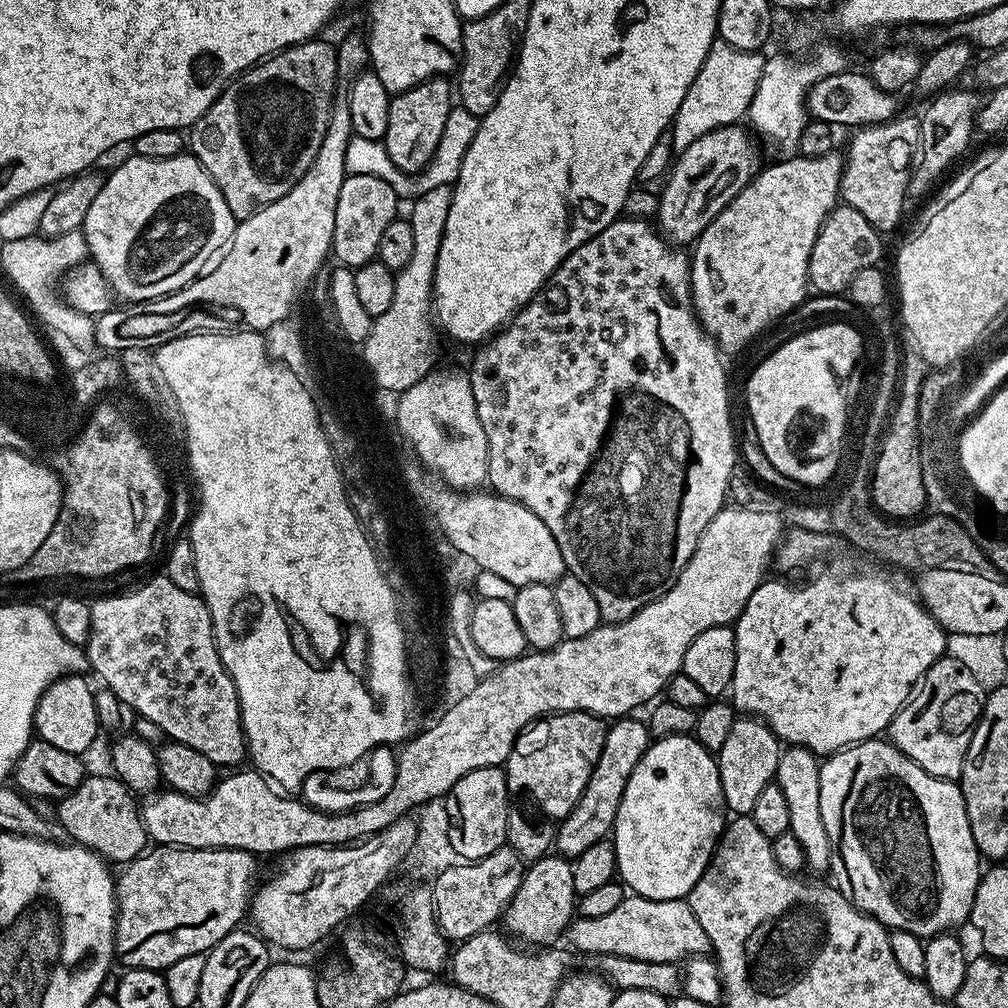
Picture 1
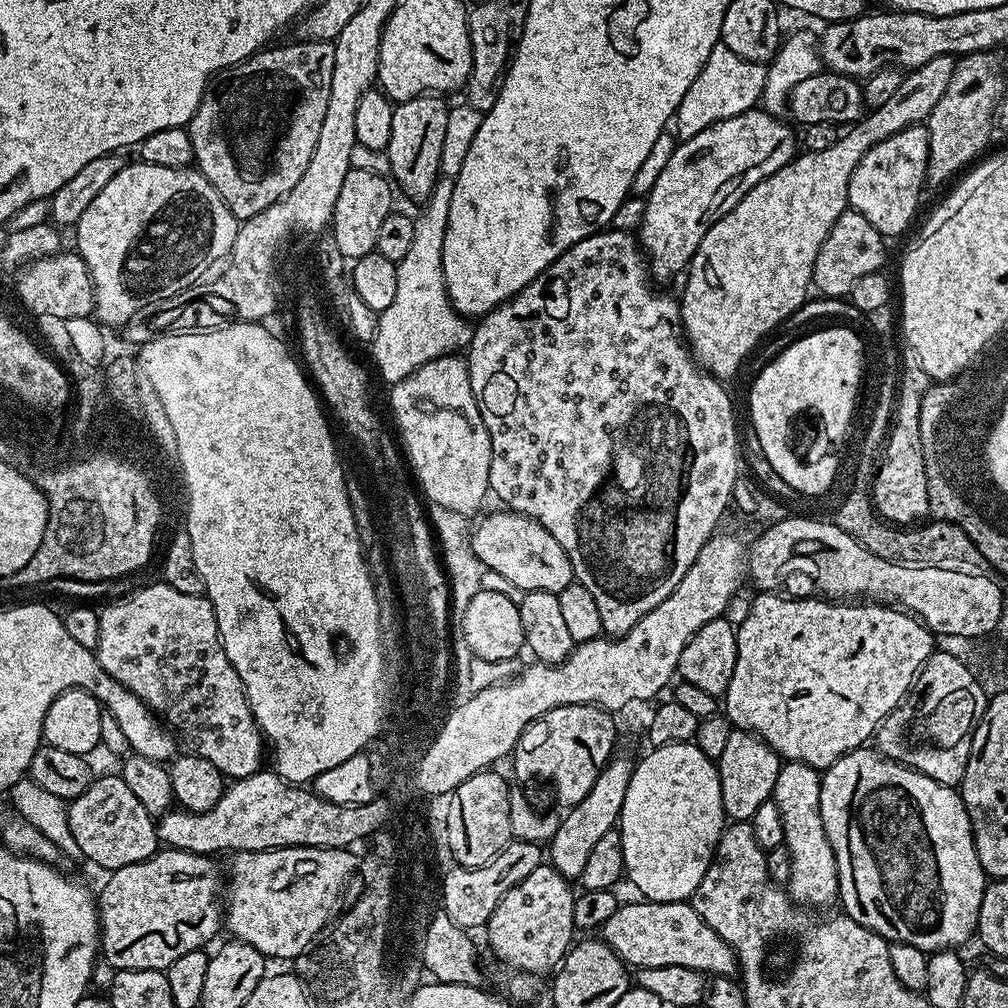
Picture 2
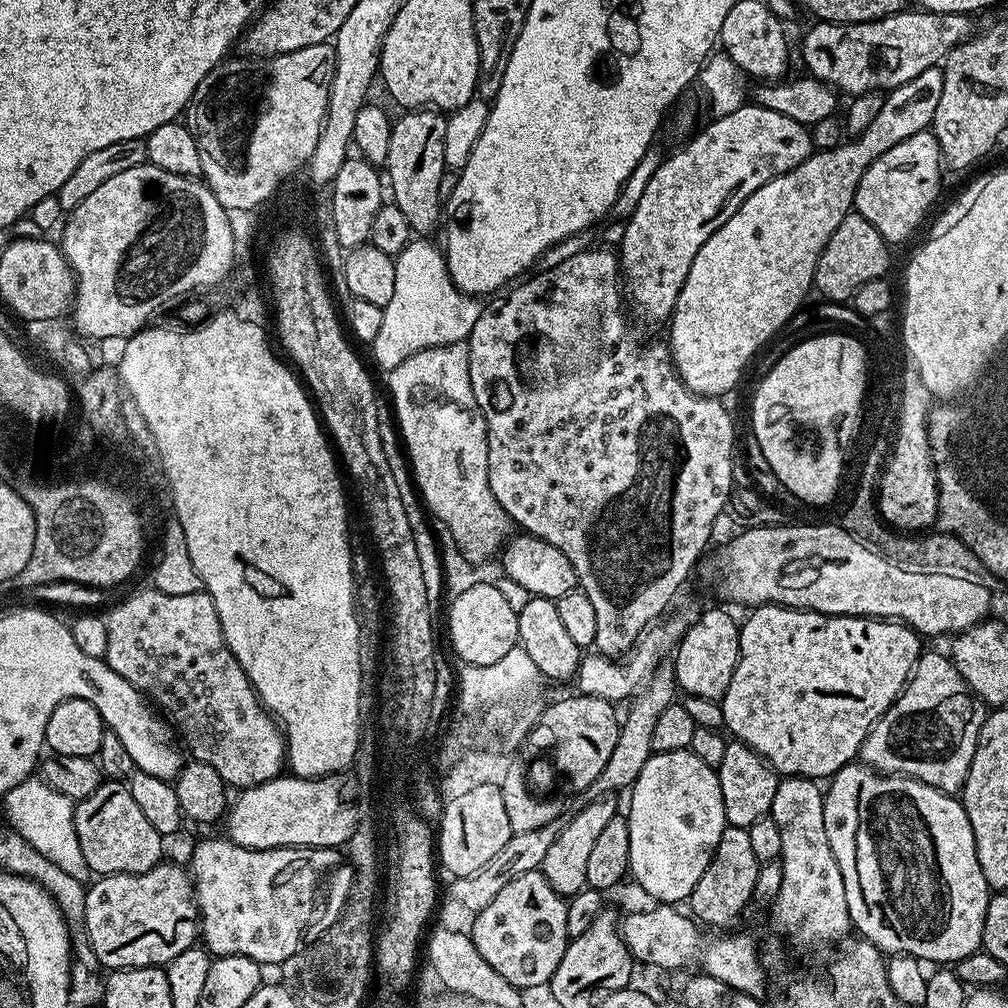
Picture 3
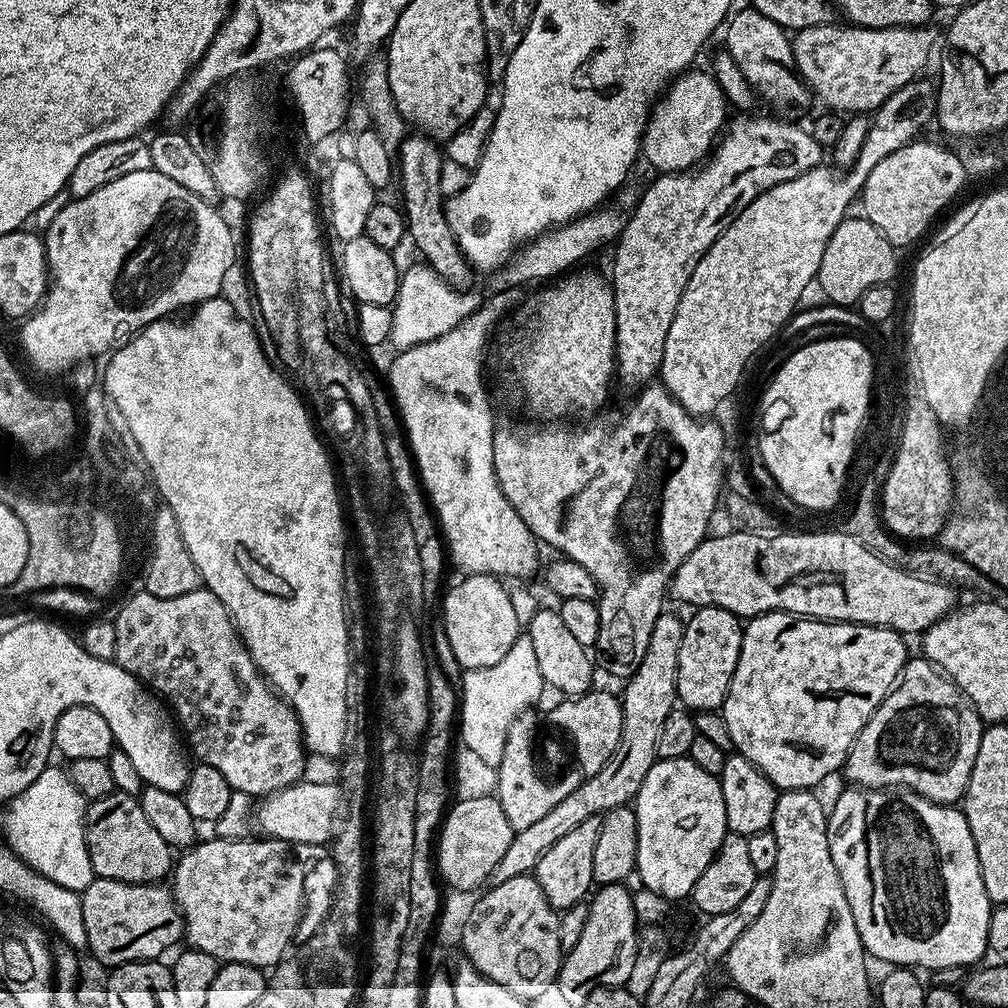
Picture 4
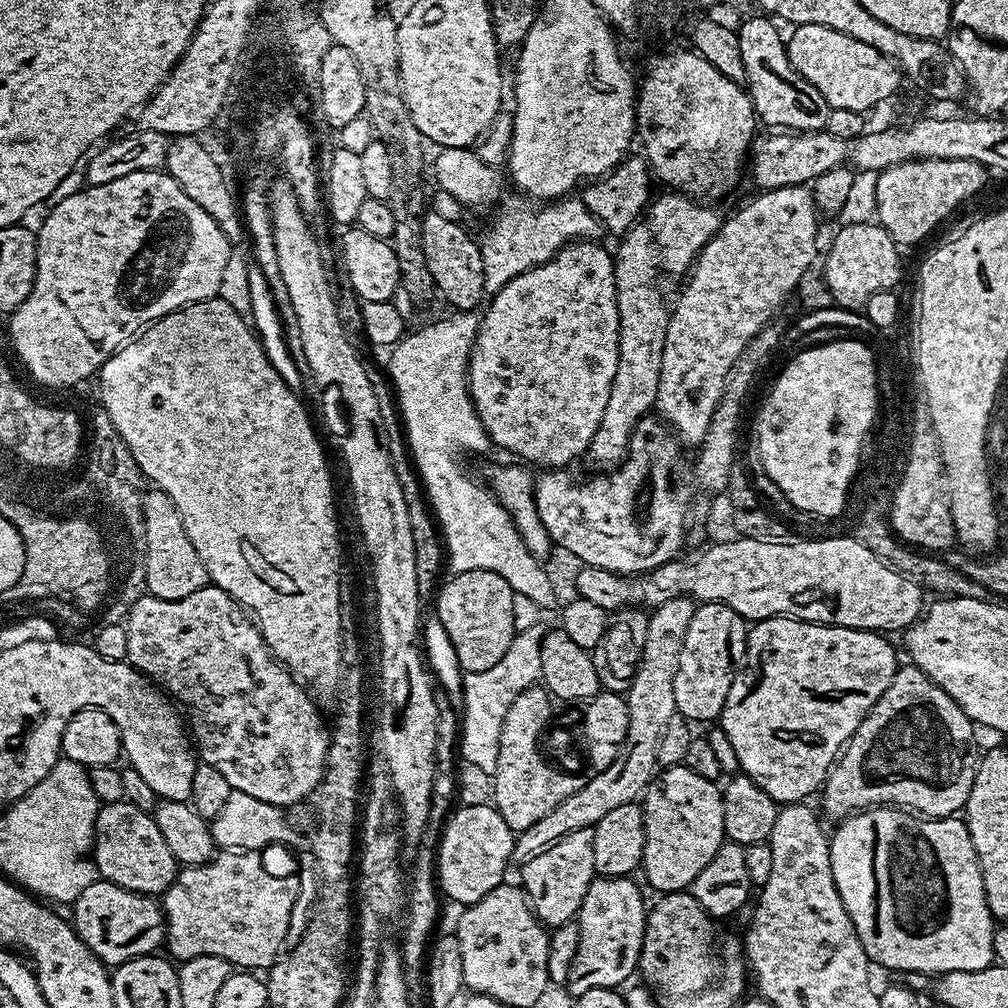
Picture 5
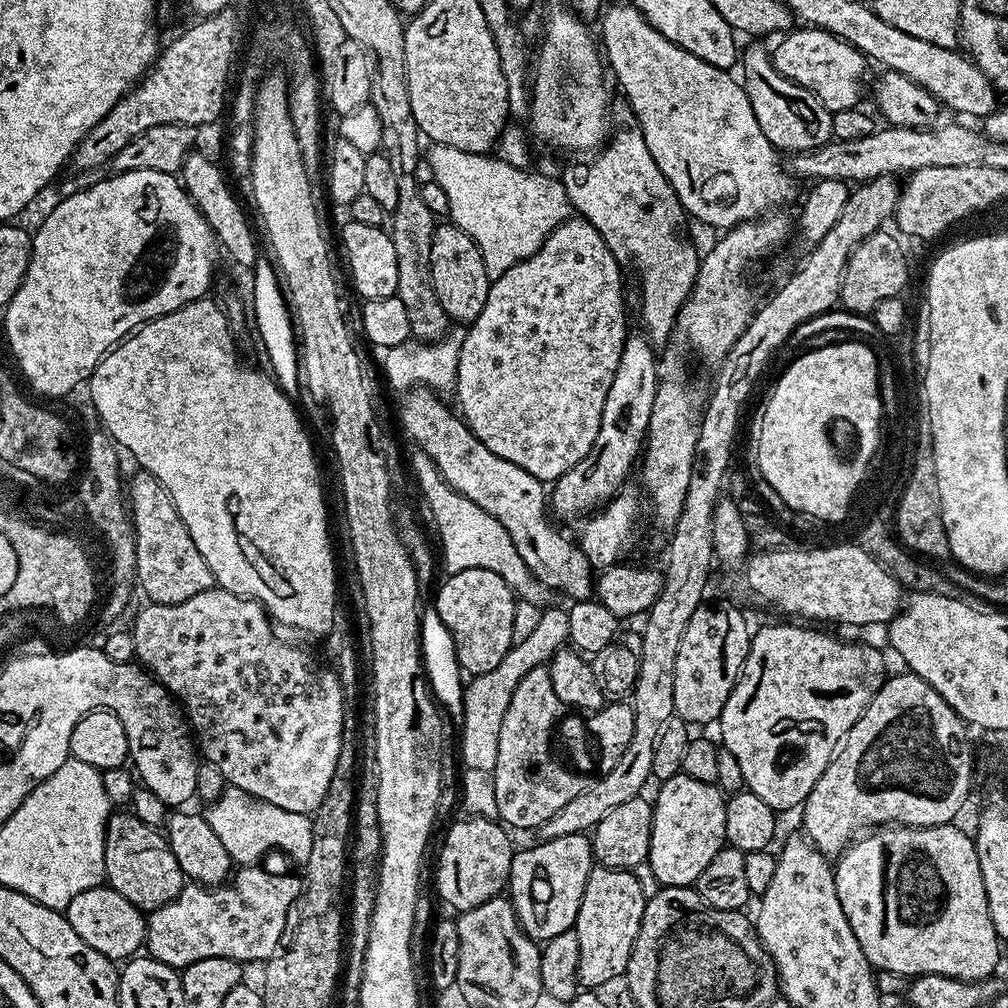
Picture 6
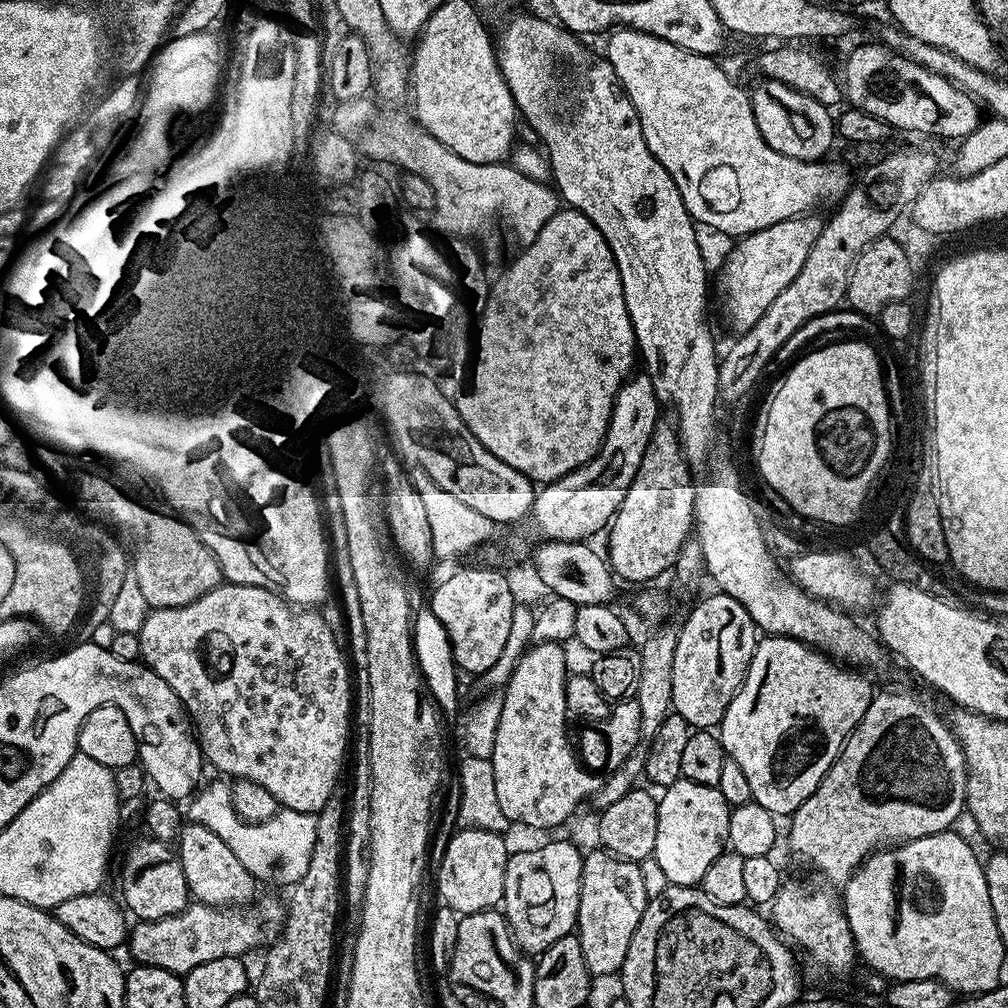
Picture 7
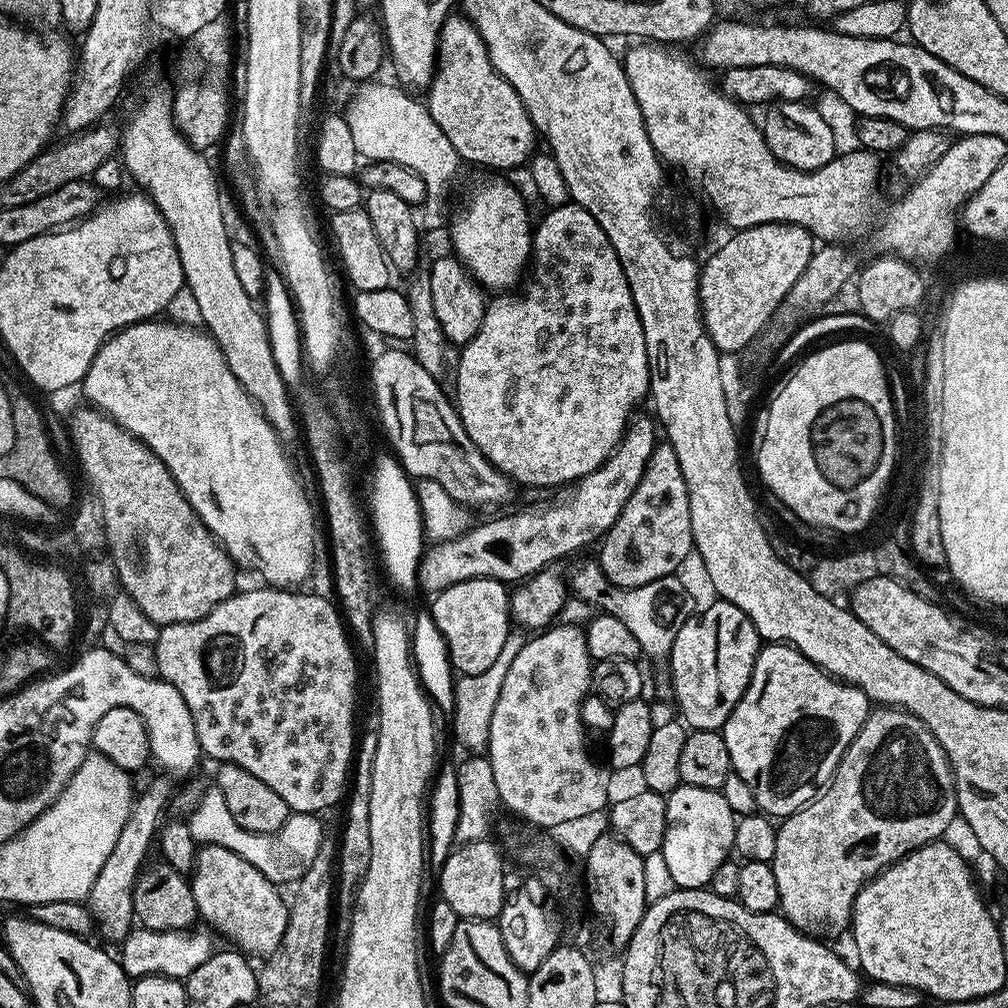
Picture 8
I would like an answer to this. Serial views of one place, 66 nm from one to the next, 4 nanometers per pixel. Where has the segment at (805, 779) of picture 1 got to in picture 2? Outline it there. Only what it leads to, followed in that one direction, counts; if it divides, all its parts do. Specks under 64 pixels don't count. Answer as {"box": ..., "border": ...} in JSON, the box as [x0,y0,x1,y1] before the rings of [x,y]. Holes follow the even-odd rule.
{"box":[772,760,840,906],"border":[[[797,760],[781,763],[778,782],[774,782],[772,799],[782,813],[784,846],[789,850],[790,874],[786,891],[797,904],[805,906],[824,906],[836,904],[840,895],[838,882],[838,862],[826,838],[826,826],[822,826],[820,809],[821,773]]]}

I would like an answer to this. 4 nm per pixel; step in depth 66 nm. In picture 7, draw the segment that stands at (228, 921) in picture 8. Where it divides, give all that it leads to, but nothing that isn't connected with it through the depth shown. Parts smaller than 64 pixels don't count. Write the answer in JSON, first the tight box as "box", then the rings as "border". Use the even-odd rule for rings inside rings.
{"box":[178,823,257,906],"border":[[[185,823],[180,830],[178,855],[193,901],[213,906],[248,906],[257,899],[256,877],[234,858],[234,850],[230,850],[214,830],[206,830],[201,824]]]}

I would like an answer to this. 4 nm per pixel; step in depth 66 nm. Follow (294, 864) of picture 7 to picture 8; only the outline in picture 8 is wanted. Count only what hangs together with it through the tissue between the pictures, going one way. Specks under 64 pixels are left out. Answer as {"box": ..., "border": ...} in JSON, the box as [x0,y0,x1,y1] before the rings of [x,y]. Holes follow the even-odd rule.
{"box":[187,786,326,886],"border":[[[216,786],[210,788],[209,792],[205,791],[201,795],[199,804],[191,809],[192,820],[187,821],[188,829],[192,831],[195,840],[201,845],[213,844],[226,850],[234,850],[238,858],[246,858],[250,866],[262,870],[262,874],[266,874],[266,878],[270,878],[270,882],[277,886],[292,886],[304,877],[304,871],[314,862],[314,858],[318,858],[318,850],[326,840],[319,815],[311,812],[292,812],[283,828],[278,829],[275,835],[251,833],[234,822],[222,792]]]}

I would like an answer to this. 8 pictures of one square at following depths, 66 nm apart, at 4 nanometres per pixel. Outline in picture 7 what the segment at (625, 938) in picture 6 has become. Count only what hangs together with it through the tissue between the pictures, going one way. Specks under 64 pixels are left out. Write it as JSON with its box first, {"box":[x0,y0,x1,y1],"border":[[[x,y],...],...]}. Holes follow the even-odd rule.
{"box":[575,846,650,978],"border":[[[599,846],[593,848],[592,853],[584,856],[575,931],[580,937],[582,958],[586,958],[590,975],[594,978],[615,977],[624,965],[626,950],[630,950],[630,938],[634,938],[634,930],[638,930],[638,922],[650,898],[637,861],[623,860]]]}

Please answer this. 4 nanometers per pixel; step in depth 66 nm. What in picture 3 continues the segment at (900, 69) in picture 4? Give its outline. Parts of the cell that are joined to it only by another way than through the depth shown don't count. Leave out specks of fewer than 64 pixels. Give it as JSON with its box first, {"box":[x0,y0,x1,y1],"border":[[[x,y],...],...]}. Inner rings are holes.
{"box":[804,10,973,97],"border":[[[905,10],[890,14],[881,20],[854,22],[853,24],[813,23],[813,28],[804,36],[804,64],[817,80],[835,88],[837,93],[848,92],[849,97],[862,96],[865,92],[891,90],[918,78],[922,70],[937,67],[951,48],[963,44],[973,35],[973,17],[966,12],[930,12],[927,10]]]}

